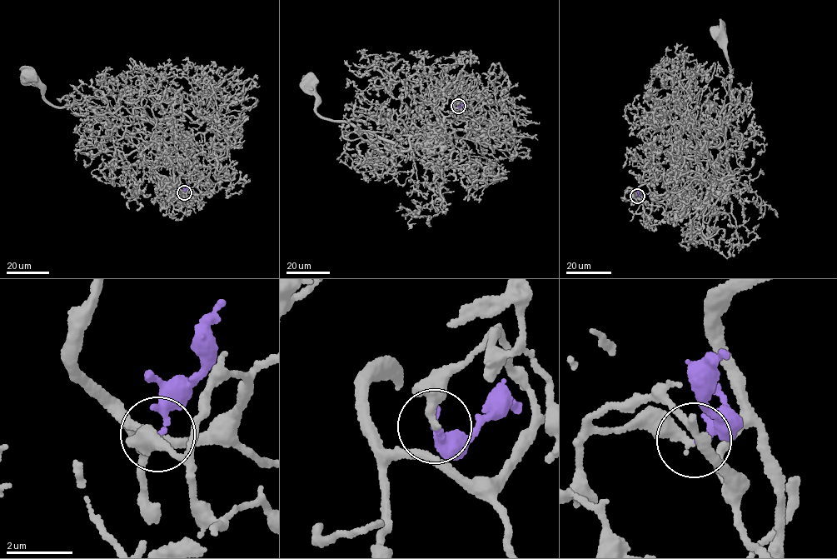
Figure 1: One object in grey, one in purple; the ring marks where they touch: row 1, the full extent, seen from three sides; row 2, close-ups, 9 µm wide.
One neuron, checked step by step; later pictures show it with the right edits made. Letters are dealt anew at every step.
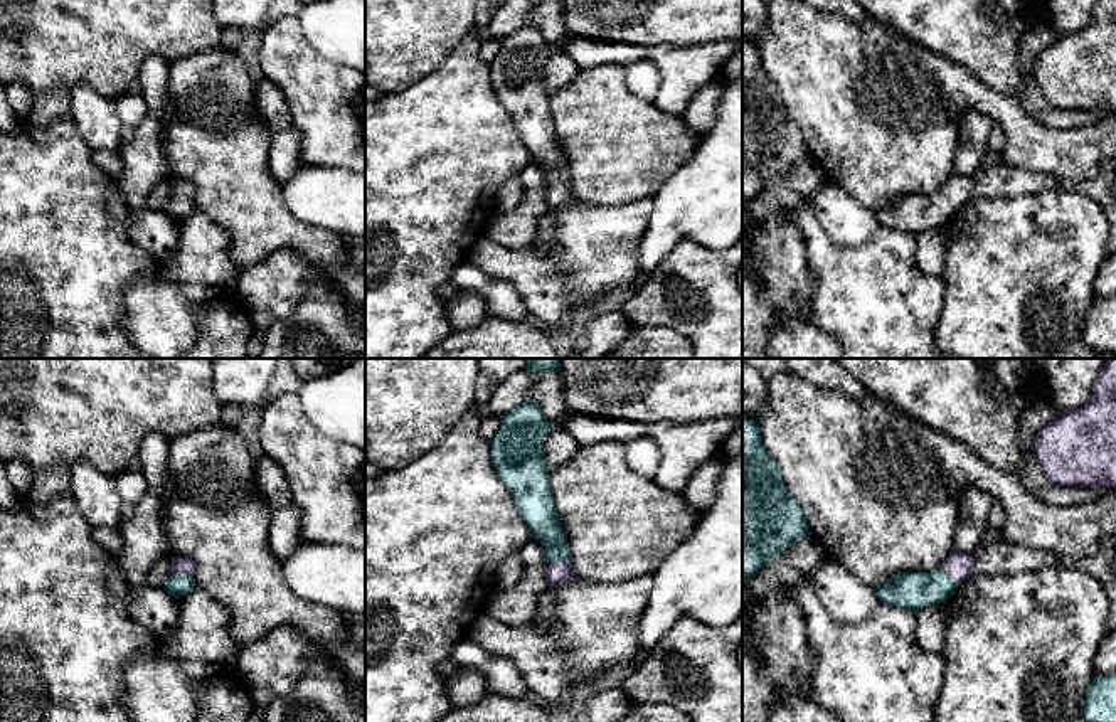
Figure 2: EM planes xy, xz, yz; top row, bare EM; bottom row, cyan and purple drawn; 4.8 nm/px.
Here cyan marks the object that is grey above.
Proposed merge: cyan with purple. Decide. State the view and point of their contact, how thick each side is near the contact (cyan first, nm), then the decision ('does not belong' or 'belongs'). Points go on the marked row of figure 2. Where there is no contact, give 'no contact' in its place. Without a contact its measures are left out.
meets cyan in xy at (182, 576); 110 nm thick on the cyan side, 100 nm on the other; belongs

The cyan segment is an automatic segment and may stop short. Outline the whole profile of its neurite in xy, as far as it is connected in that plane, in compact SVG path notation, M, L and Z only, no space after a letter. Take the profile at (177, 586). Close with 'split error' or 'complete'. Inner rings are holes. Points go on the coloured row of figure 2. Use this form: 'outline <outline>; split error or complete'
outline M173 557L163 589L175 599L183 597L195 586L194 572L195 565L189 557Z; split error

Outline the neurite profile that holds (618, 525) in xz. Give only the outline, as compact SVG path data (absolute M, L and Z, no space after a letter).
M621 441L579 444L549 485L574 574L599 584L653 576L702 518L680 491L635 473Z

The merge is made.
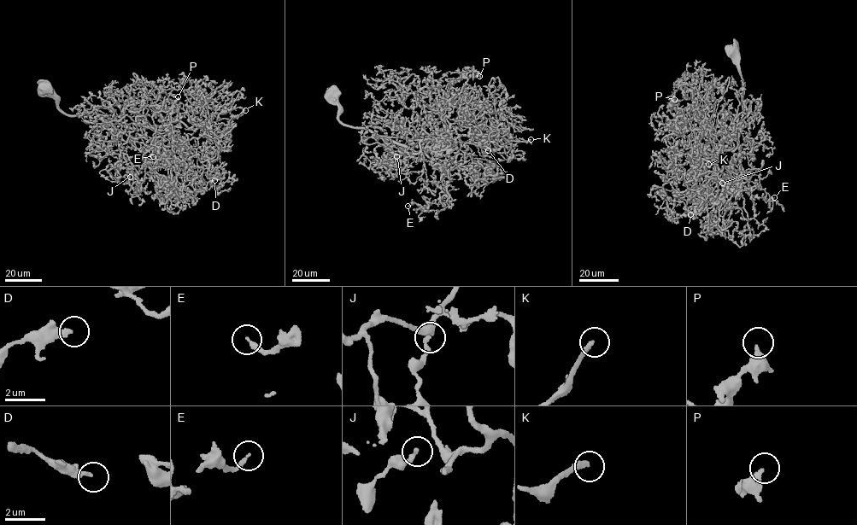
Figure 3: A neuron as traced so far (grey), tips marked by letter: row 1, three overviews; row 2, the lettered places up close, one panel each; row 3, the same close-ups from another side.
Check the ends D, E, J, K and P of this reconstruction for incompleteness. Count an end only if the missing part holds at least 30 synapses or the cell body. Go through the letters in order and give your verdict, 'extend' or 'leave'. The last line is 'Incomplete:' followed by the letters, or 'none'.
D: leave
E: extend
J: leave
K: extend
P: leave
Incomplete: E, K

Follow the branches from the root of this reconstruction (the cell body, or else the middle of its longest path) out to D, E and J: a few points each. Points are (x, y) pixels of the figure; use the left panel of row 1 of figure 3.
D: (45, 87), (67, 114), (168, 129), (161, 158), (184, 162), (194, 188), (214, 180)
E: (45, 87), (67, 114), (168, 129), (184, 142), (177, 149), (184, 139), (165, 161), (153, 156)
J: (45, 87), (67, 114), (168, 129), (169, 137), (146, 151), (124, 154), (132, 171), (126, 183), (130, 177)

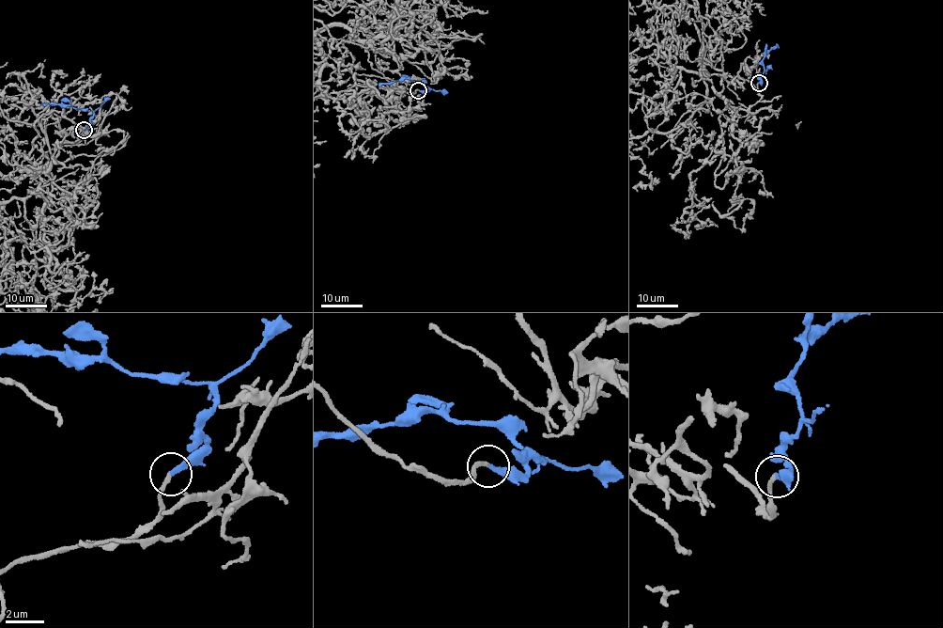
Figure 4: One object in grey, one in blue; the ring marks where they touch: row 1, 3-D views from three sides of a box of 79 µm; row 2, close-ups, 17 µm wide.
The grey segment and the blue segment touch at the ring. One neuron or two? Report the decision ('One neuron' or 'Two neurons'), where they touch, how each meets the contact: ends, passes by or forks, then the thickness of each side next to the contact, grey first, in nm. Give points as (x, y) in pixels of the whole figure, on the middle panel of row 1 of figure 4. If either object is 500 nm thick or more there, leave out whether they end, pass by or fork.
One neuron. Place: (418, 90). At the ring grey ends. At the ring blue ends. Thickness 180 nm (grey) against 240 nm

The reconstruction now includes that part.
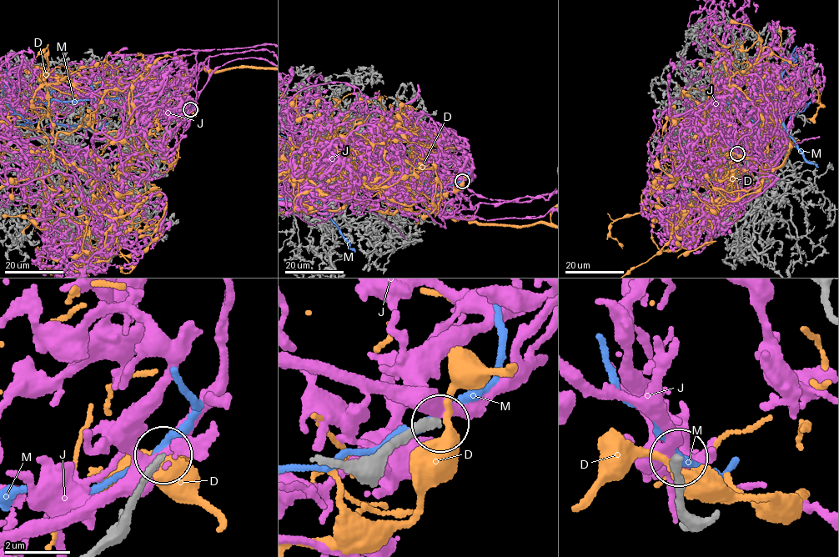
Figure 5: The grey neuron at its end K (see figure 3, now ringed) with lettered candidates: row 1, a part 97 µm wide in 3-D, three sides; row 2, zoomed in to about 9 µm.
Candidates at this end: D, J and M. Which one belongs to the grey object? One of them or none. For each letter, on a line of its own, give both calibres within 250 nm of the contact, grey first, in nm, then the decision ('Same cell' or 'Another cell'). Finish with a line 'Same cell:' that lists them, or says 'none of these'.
D: Thickness 220 nm (grey) against 280 nm. Another cell
J: Thickness 240 nm (grey) against 400 nm. Another cell
M: Thickness 260 nm (grey) against 200 nm. Another cell
Same cell: none of these

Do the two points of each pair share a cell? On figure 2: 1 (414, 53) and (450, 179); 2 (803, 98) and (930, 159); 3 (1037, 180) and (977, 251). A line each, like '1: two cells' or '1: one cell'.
1: two cells
2: one cell
3: two cells

